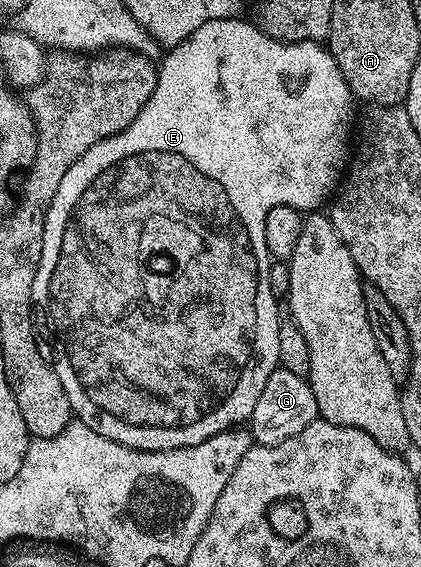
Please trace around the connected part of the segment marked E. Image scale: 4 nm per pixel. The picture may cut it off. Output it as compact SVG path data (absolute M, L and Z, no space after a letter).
M232 17L231 19L215 19L211 23L203 23L203 27L199 27L199 31L192 33L186 41L179 43L174 49L168 50L160 58L157 86L151 99L147 99L143 111L139 111L137 118L126 129L119 131L114 137L108 137L95 143L95 147L91 147L80 159L71 163L71 167L67 171L67 175L63 175L63 183L59 183L59 191L55 191L55 195L51 199L51 207L47 211L47 219L43 227L43 255L39 259L39 267L33 284L33 303L40 320L41 317L45 320L45 333L49 336L50 347L53 348L53 357L51 353L53 370L55 375L59 375L59 383L63 383L63 391L67 391L67 399L71 403L76 420L91 427L91 431L95 431L107 439L115 439L115 443L123 443L132 449L178 449L188 445L198 445L215 435L240 426L252 418L255 403L259 403L259 395L263 395L263 387L267 387L267 379L279 367L279 323L282 318L277 314L279 301L278 298L271 295L271 283L269 282L271 258L267 251L267 243L263 239L263 223L267 219L267 211L271 211L271 207L283 207L284 205L302 211L320 210L334 196L351 157L349 128L352 125L354 128L355 125L355 117L353 121L355 98L353 92L347 87L347 79L343 79L343 71L339 71L339 63L335 63L328 48L315 41L276 41L273 37L268 37L262 29L257 28L252 20L245 20Z

